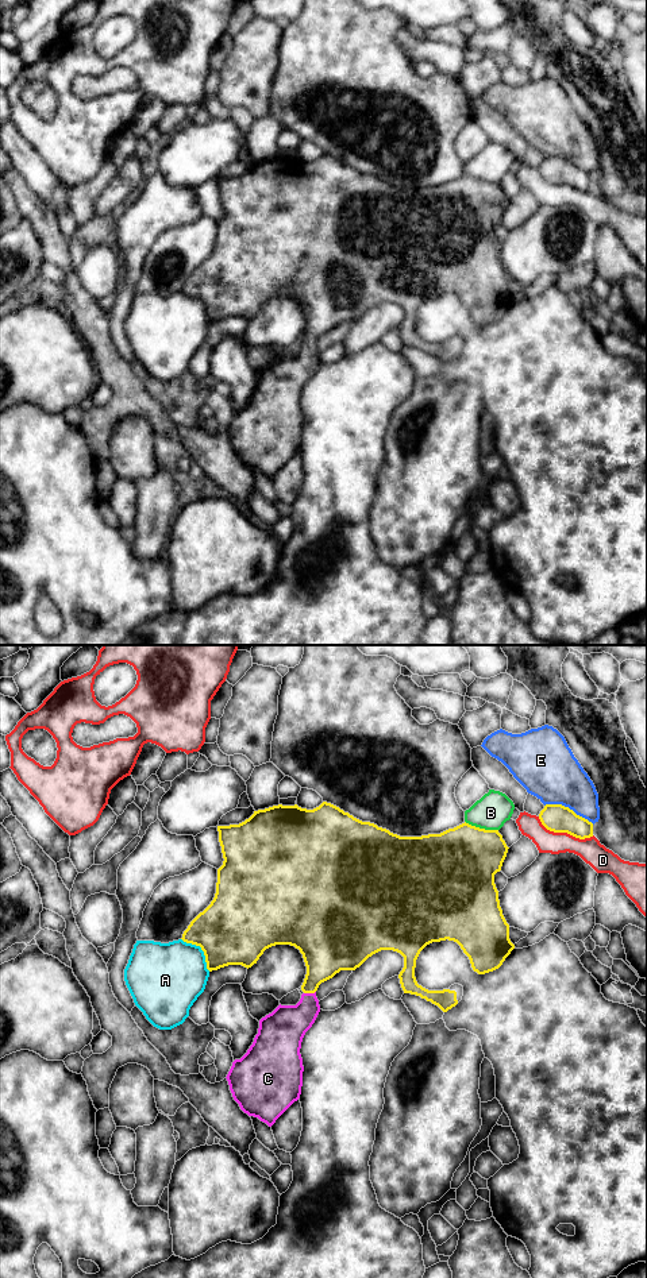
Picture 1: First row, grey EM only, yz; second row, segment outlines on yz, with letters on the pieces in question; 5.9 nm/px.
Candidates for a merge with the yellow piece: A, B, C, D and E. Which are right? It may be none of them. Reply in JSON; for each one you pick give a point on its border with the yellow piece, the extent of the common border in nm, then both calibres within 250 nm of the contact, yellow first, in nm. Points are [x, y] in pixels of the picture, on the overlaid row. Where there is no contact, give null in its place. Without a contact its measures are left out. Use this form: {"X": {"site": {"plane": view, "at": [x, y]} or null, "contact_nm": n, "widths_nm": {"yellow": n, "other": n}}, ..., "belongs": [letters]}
{"C": {"site": {"plane": "yz", "at": [309, 992]}, "contact_nm": 70, "widths_nm": {"yellow": 260, "other": 240}}, "belongs": ["C"]}

